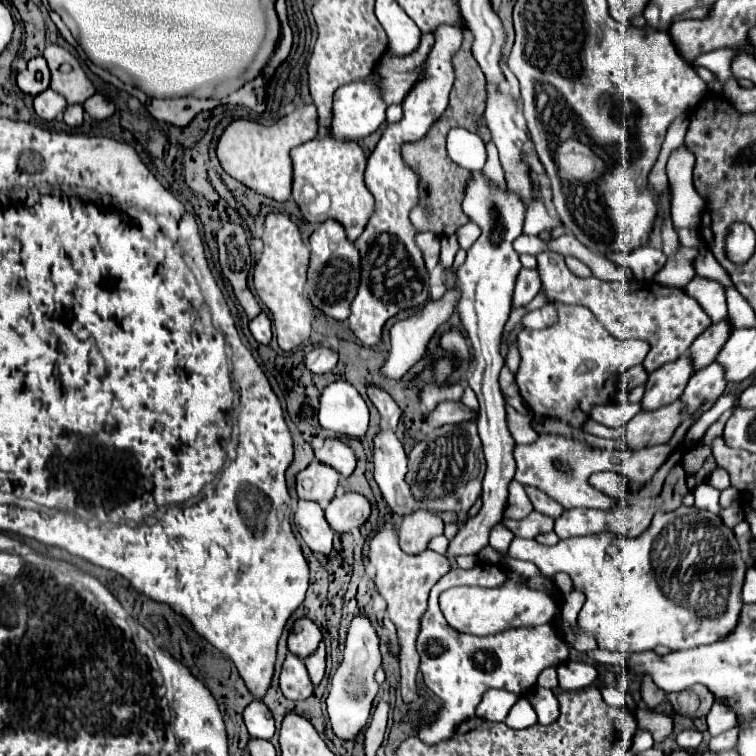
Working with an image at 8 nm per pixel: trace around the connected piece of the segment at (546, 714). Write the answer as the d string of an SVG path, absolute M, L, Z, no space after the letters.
M536 686L528 698L530 698L530 704L534 704L539 724L548 725L558 719L559 703L556 696L552 694L552 690Z

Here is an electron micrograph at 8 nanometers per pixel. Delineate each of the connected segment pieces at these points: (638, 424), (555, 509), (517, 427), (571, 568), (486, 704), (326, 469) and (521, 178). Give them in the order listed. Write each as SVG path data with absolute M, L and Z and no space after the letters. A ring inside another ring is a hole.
M676 400L656 412L640 410L626 426L626 442L630 450L642 450L656 444L666 444L676 428L684 422L684 402Z
M526 488L526 492L528 492L528 498L530 498L534 510L542 512L544 516L550 516L550 518L556 520L558 516L564 514L564 508L560 504L556 504L556 500L548 498L544 492L540 492L536 488Z
M506 404L506 422L508 422L508 430L512 434L512 438L518 442L518 444L528 444L530 440L534 442L536 440L536 432L530 424L530 418L516 412L512 406Z
M680 506L680 508L672 510L672 512L662 512L660 510L660 512L656 512L650 528L642 536L638 536L638 538L626 538L626 536L614 534L614 532L598 532L598 534L592 534L592 536L560 540L556 546L542 546L536 540L514 538L506 554L510 558L534 562L546 576L554 576L556 572L566 572L572 578L574 586L578 586L586 594L586 604L580 610L578 626L582 628L582 632L586 632L588 636L592 636L598 642L598 646L604 648L604 650L628 650L630 652L630 650L654 650L656 646L666 646L666 648L672 648L672 650L684 650L684 648L694 648L694 646L700 646L700 644L712 644L714 640L724 638L738 624L738 616L740 616L740 610L742 610L740 592L742 592L744 572L746 572L744 554L742 554L742 550L740 550L740 546L736 542L734 532L720 520L720 516L718 514L712 514L712 512L706 512L706 510L698 510L698 508ZM666 536L670 536L670 540L668 540L668 552L654 552L654 556L652 556L652 546L656 548L658 542L664 542L664 546L666 546Z
M488 690L476 708L476 716L486 718L486 720L494 720L494 722L502 722L508 716L510 708L518 702L518 698L520 696L516 696L514 692Z
M314 460L306 470L302 470L296 478L296 490L300 500L312 500L326 506L338 488L340 474L326 464Z
M488 86L488 102L486 102L486 122L488 122L488 128L492 132L492 138L494 138L494 144L500 152L500 162L502 162L502 168L504 168L504 178L506 178L506 184L508 188L512 188L512 192L516 192L516 196L520 196L520 200L524 200L524 204L528 206L532 200L542 200L546 202L546 198L542 196L540 188L534 186L534 180L532 180L532 174L530 174L530 166L524 162L522 154L524 154L524 144L528 140L526 132L518 130L512 122L512 116L516 114L516 104L514 100L504 94L504 92L498 92L496 88Z

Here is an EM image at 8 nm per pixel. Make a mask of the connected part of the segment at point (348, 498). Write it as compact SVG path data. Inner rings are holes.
M346 492L334 498L326 508L326 522L338 534L348 534L354 528L362 528L372 514L372 504L356 492Z

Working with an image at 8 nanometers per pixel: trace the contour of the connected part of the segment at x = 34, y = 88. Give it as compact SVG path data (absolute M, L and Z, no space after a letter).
M36 56L28 62L26 70L22 70L16 78L18 88L26 94L38 96L40 92L44 92L50 86L50 72L48 72L48 64L42 56Z

